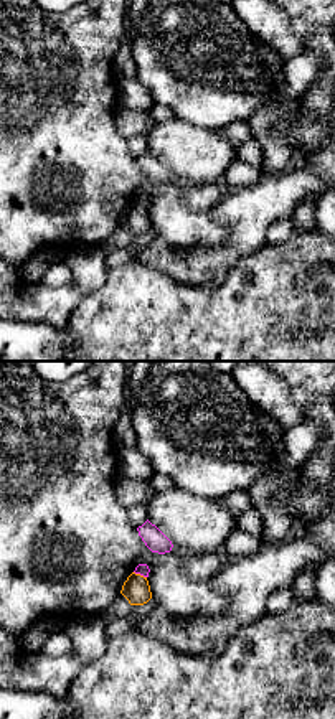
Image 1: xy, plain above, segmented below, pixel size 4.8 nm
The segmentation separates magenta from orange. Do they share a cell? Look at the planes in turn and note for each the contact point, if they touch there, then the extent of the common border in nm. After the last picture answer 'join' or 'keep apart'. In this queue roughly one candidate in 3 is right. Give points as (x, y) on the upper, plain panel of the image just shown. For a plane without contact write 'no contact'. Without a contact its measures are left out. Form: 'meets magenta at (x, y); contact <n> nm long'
meets magenta at (141, 205); contact 70 nm long

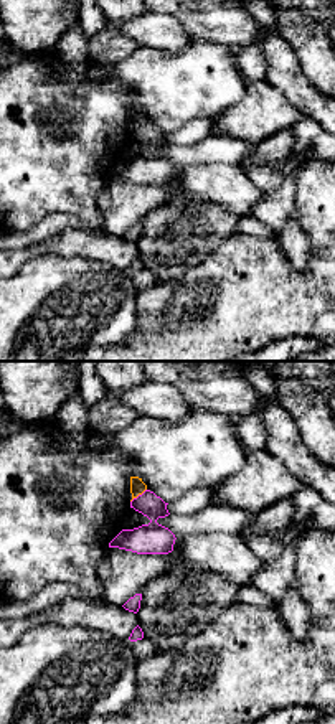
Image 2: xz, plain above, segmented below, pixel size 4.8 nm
meets magenta at (139, 126); contact 100 nm long

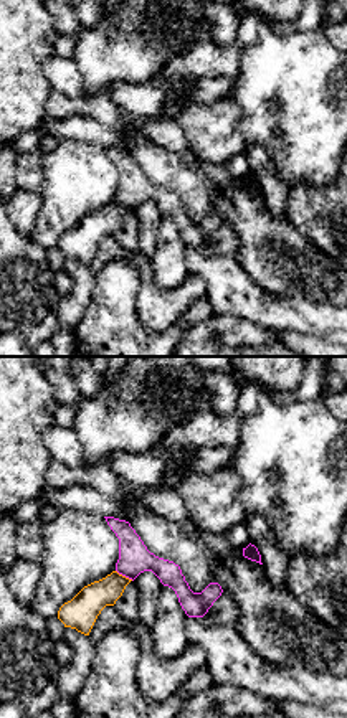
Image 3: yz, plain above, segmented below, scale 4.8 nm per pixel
meets magenta at (124, 205); contact 100 nm long

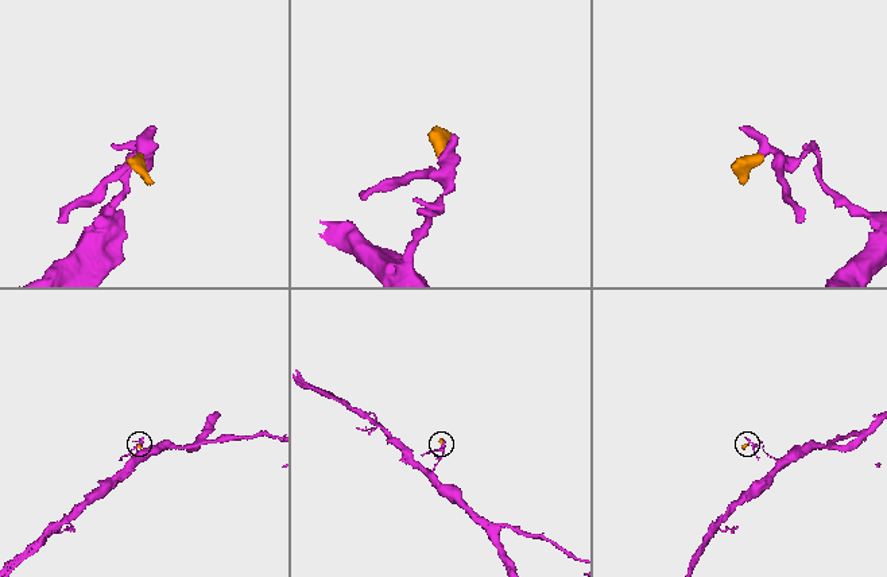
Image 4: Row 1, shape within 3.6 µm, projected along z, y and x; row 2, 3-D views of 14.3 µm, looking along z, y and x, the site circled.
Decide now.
join

